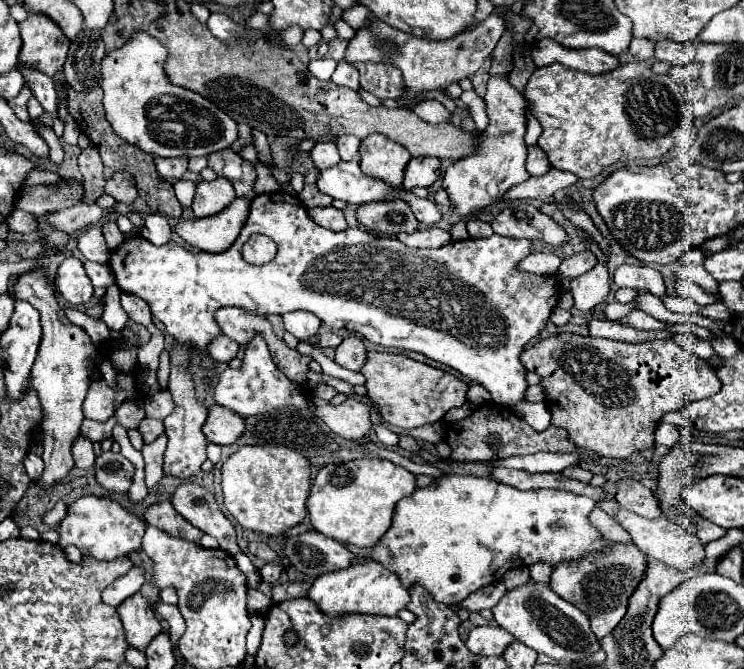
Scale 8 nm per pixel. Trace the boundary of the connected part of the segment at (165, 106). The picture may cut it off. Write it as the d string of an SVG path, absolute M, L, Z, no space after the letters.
M143 31L133 33L121 49L105 53L101 61L101 87L105 91L103 105L115 133L119 133L119 137L125 137L125 141L141 147L145 153L153 153L157 157L207 157L209 153L231 147L237 139L237 123L203 95L173 85L165 75L165 59L167 49Z

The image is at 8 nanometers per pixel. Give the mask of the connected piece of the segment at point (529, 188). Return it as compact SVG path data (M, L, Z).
M551 167L545 175L541 177L531 177L529 181L515 185L507 195L501 197L501 201L513 201L513 199L541 199L545 203L555 203L553 201L553 193L557 189L565 189L569 185L573 185L577 181L577 177L573 173L565 173L559 171L555 167Z

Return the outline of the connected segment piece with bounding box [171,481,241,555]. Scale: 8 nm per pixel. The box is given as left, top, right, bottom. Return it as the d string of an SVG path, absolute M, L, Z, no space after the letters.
M185 481L175 489L171 503L177 513L181 513L193 527L215 537L221 549L231 555L237 555L241 551L235 541L235 527L221 513L215 495L209 493L205 487Z

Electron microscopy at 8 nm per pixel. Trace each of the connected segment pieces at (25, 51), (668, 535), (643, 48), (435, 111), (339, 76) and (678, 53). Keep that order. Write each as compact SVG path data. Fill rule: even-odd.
M29 11L27 19L19 23L19 31L23 39L19 59L53 77L67 59L69 39L65 33L47 15L35 11Z
M621 509L617 513L617 521L621 521L621 525L625 525L633 543L641 551L645 551L649 559L655 559L655 561L665 563L665 565L669 565L673 569L679 569L679 571L693 571L705 559L705 545L699 541L695 531L689 531L689 529L677 525L677 523L667 521L667 517L659 517L657 521L649 521L649 519L637 517L635 513L629 513L629 511Z
M637 37L631 41L629 51L631 51L631 55L635 55L641 61L651 61L653 59L653 41Z
M421 101L413 111L427 123L449 123L451 121L451 113L439 101Z
M339 61L331 81L337 85L349 85L349 89L357 91L359 89L359 71L355 69L355 65L351 65L347 61Z
M657 41L655 43L655 59L667 61L671 65L687 65L693 61L695 43L677 43L677 41Z

